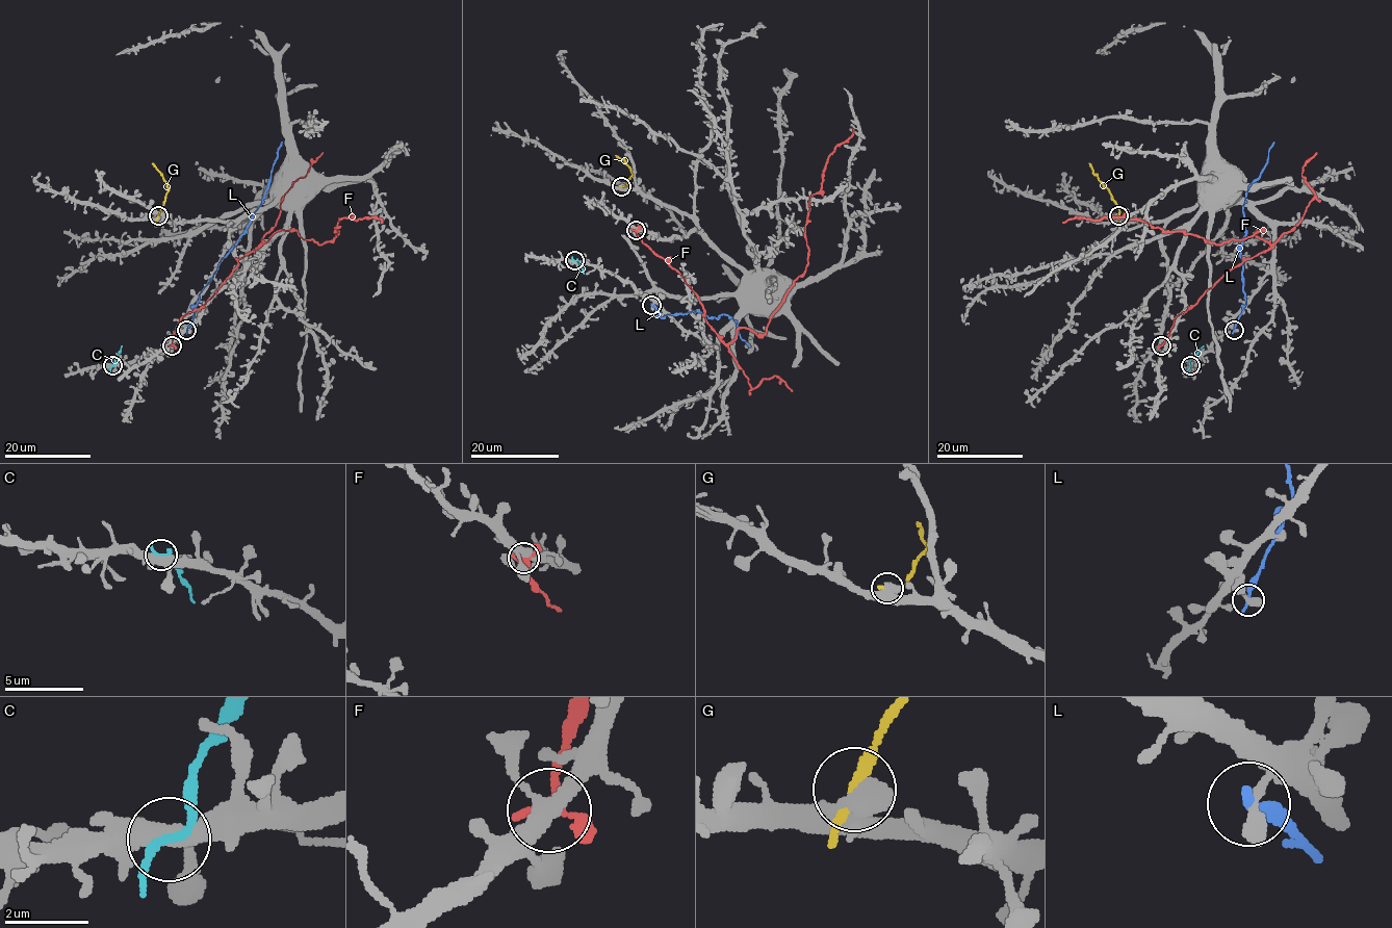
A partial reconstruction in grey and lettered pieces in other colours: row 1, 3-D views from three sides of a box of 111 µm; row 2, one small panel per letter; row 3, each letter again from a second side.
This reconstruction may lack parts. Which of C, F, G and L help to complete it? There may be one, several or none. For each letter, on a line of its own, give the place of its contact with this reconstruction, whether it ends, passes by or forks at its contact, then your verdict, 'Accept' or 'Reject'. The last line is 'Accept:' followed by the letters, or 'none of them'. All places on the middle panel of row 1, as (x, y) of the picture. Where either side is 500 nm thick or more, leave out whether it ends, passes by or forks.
C: Touches grey at (574, 260). It passes by. Reject
F: Touches grey at (636, 230). It passes by. Reject
G: Touches grey at (621, 186). It passes by. Reject
L: Touches grey at (651, 305). It ends there. Reject
Accept: none of them

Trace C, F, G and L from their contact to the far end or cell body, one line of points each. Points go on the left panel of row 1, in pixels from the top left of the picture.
C: (112, 366), (122, 345)
F: (172, 345), (180, 319), (273, 235), (293, 231), (318, 245), (338, 235), (343, 217), (382, 223)
G: (157, 215), (169, 187), (152, 162)
L: (186, 329), (194, 315), (199, 293), (257, 208), (282, 142)

